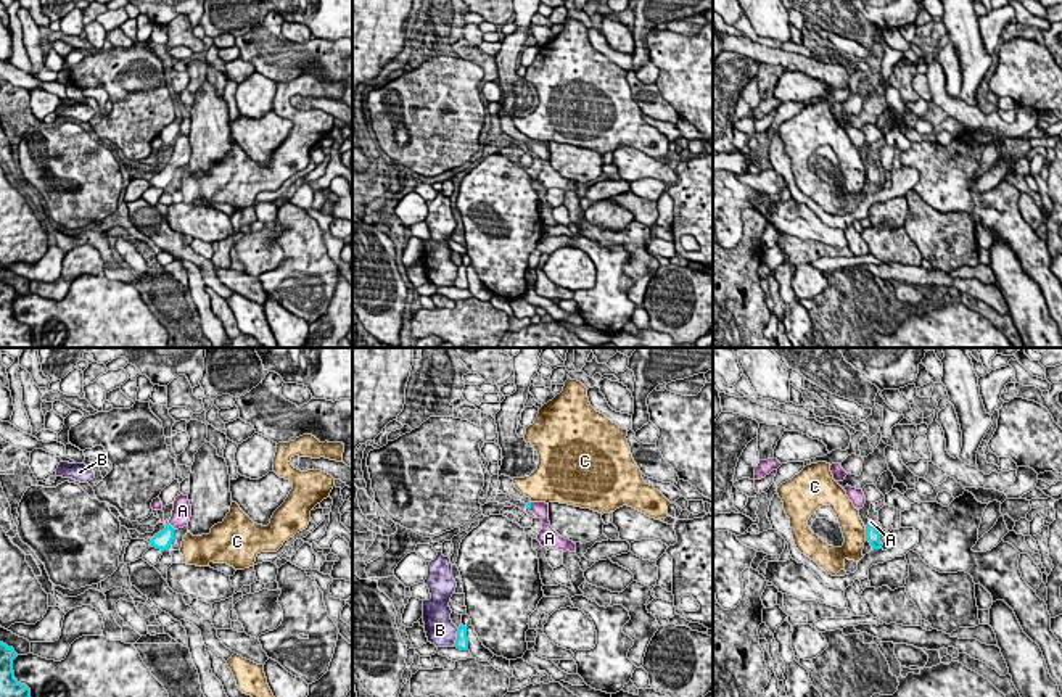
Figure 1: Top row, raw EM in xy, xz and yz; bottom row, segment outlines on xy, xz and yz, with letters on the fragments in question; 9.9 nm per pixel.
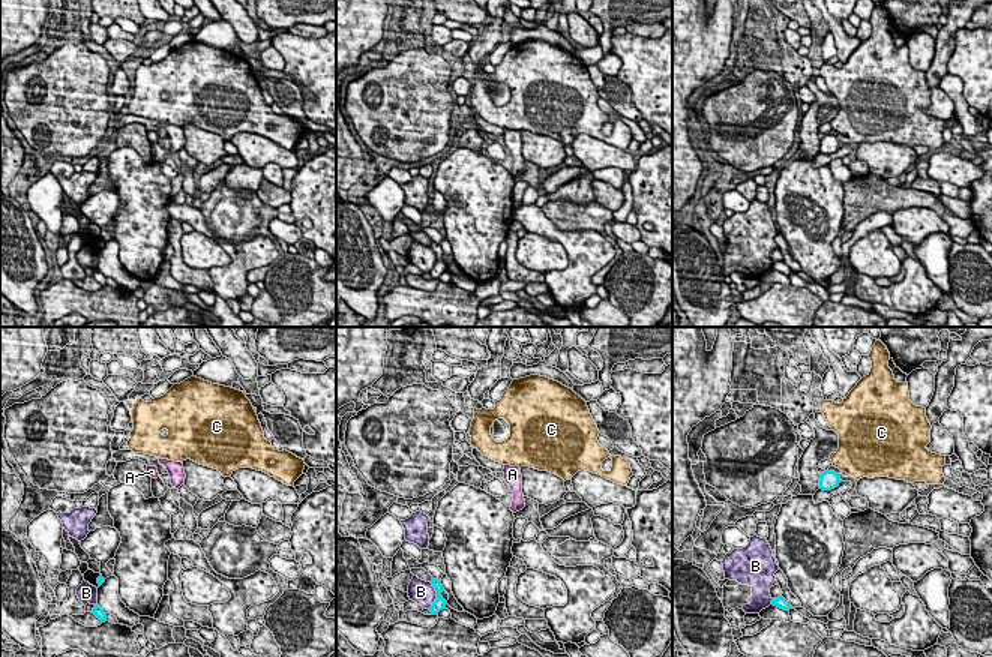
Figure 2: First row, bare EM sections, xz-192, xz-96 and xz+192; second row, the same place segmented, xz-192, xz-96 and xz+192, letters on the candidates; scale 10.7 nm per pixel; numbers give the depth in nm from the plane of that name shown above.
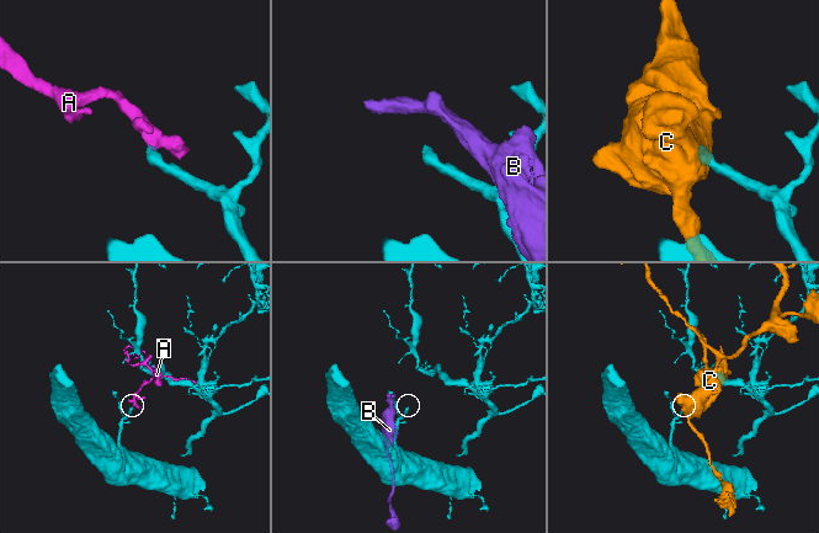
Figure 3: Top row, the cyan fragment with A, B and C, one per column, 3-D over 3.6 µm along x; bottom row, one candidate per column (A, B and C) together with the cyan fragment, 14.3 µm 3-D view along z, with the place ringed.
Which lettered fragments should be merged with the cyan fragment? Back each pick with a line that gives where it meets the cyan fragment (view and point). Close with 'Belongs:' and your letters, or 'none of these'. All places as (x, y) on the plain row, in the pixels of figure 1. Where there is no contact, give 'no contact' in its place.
A: meets cyan in xy at (171, 166)
Belongs: A

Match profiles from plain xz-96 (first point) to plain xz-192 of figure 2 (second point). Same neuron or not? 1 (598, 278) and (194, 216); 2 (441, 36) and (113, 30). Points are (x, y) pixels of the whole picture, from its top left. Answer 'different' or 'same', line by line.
1: different
2: different

